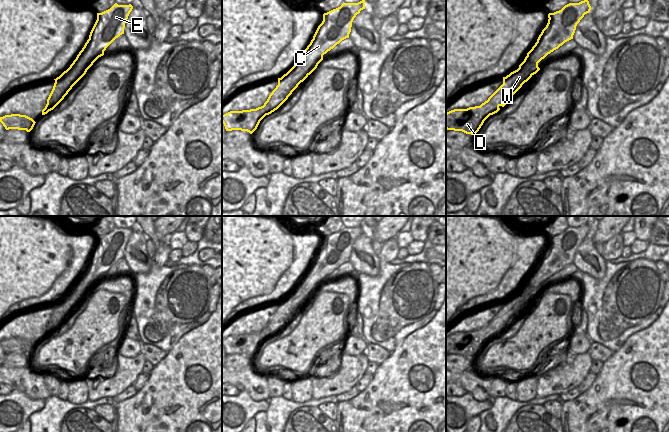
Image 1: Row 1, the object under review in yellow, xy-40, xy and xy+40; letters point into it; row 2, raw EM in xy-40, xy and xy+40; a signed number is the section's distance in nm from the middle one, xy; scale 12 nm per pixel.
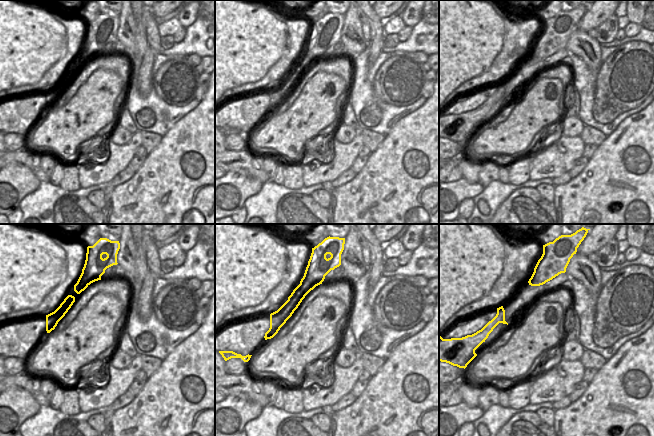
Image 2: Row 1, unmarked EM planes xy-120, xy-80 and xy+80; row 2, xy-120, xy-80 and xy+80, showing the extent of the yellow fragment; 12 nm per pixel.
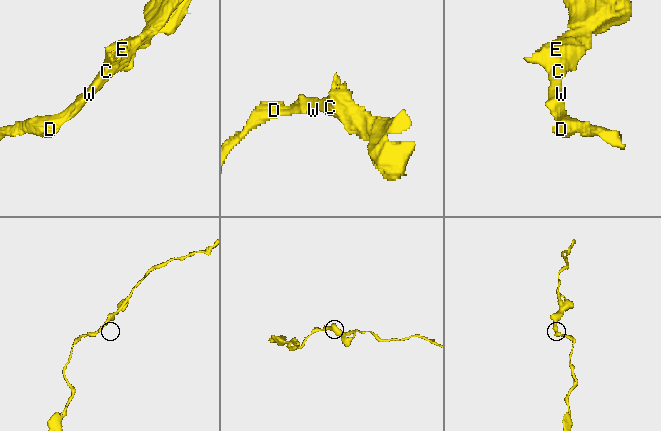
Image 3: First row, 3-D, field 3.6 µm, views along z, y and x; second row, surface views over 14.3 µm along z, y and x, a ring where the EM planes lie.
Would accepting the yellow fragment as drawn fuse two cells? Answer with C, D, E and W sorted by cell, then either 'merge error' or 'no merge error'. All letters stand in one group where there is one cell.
groups C D E W; no merge error

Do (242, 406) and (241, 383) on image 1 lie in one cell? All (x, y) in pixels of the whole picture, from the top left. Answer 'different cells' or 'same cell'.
different cells

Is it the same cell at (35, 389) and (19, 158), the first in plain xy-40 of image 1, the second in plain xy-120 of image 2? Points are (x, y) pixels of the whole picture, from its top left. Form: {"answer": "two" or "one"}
{"answer": "one"}

